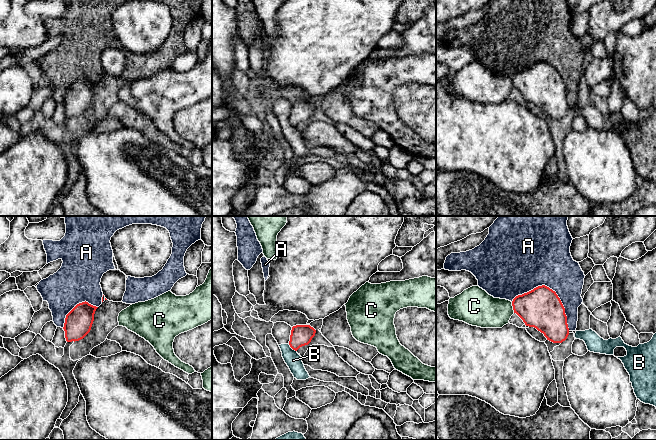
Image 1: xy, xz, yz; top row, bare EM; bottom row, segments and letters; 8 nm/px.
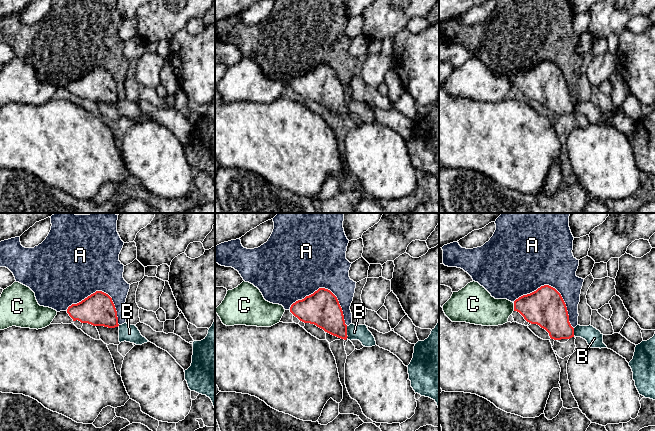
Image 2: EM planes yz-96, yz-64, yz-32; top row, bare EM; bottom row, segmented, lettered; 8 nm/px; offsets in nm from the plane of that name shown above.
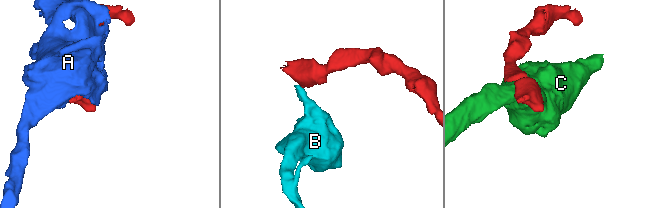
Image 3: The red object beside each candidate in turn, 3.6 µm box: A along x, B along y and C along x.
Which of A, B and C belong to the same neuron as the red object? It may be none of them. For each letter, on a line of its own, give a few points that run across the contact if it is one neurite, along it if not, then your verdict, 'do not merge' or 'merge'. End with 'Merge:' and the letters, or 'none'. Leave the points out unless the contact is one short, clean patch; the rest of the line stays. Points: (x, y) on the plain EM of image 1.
A: do not merge
B: line xz (288, 120), (296, 127); do not merge
C: do not merge
Merge: none

